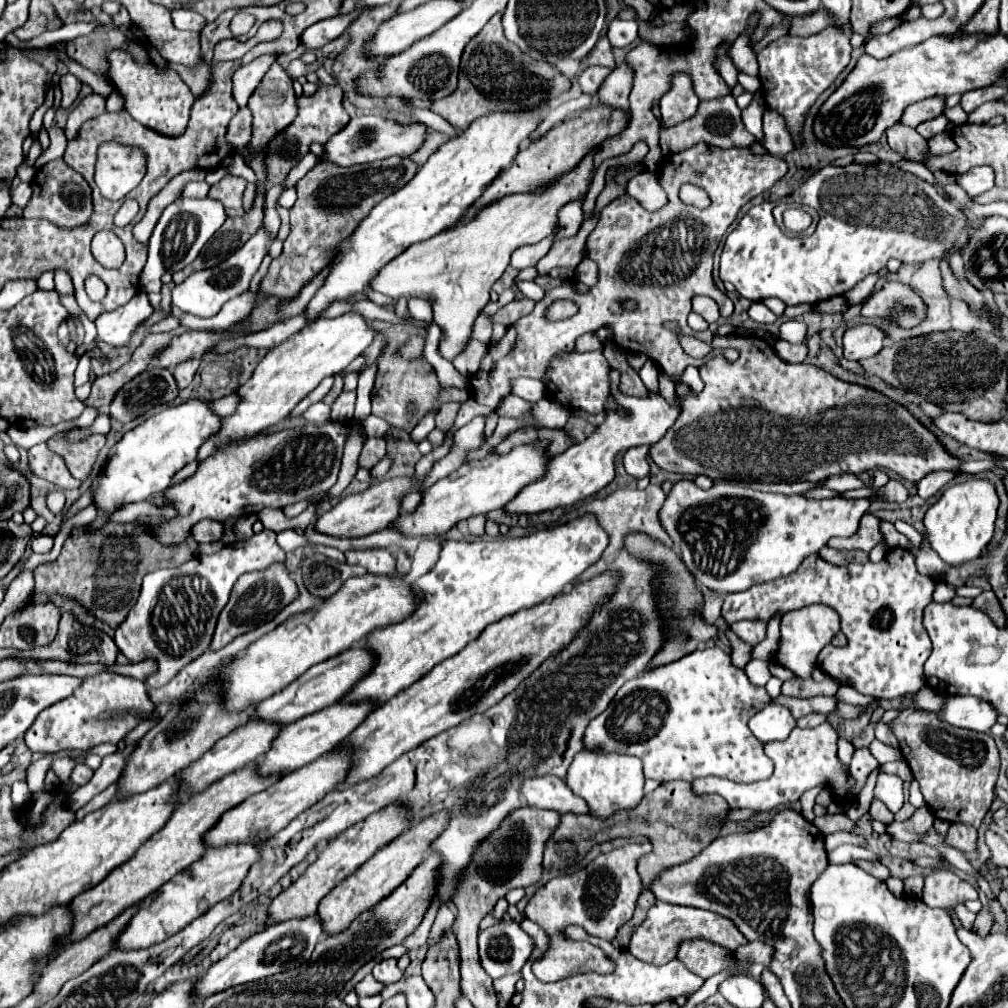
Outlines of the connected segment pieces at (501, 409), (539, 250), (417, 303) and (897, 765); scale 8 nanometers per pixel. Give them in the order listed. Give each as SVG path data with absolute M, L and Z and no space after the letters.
M506 396L500 406L496 408L498 416L510 416L510 418L520 418L524 414L528 414L530 410L530 402L518 398L518 396Z
M552 236L550 240L542 240L542 242L538 242L538 244L520 246L520 248L512 254L510 266L516 268L518 272L524 270L524 268L528 268L528 266L536 266L538 260L548 254L548 250L550 250L550 246L552 246L552 240L554 240L554 236Z
M408 300L408 312L414 320L424 320L424 322L432 322L432 312L430 312L430 304L426 304L426 300Z
M895 761L879 766L879 772L897 774L904 782L911 782L911 771L906 762Z

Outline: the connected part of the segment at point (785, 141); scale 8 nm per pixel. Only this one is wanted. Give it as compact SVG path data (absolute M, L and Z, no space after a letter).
M764 108L764 138L762 146L772 154L784 158L788 152L794 150L794 144L790 140L790 134L786 132L786 126L782 124L782 116L778 112L770 112L770 108Z

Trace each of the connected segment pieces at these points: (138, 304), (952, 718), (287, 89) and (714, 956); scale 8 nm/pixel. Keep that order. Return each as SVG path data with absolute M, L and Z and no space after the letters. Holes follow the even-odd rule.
M144 290L130 300L130 304L124 304L122 308L114 312L100 314L94 324L98 330L98 340L104 340L108 344L120 346L126 344L132 336L132 332L152 314L152 306L148 302L148 294Z
M946 696L938 718L956 728L988 732L992 724L996 724L998 714L986 700L974 700L974 696Z
M274 62L270 66L270 70L266 72L266 76L260 80L258 88L254 90L254 94L250 96L250 110L254 114L254 132L252 132L252 140L250 144L258 144L258 148L262 148L262 144L270 142L270 136L276 136L282 128L286 128L286 124L290 124L296 116L296 94L302 94L302 84L286 74L286 70ZM292 80L294 80L294 88L292 88Z
M690 940L682 944L678 958L686 964L688 970L704 979L721 972L734 962L734 956L726 952L726 948L718 948L706 940Z

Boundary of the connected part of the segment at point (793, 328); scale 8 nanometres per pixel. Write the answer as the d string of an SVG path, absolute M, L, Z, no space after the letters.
M788 320L788 322L784 322L780 326L780 334L782 334L782 340L800 344L804 340L804 336L806 336L806 324L796 322L796 320Z

